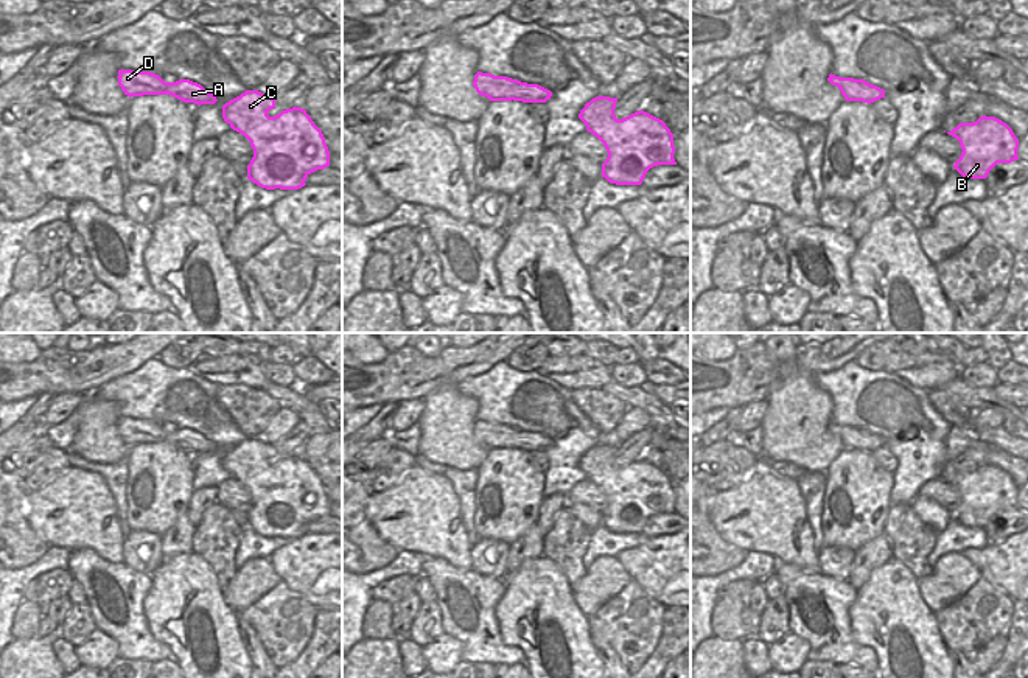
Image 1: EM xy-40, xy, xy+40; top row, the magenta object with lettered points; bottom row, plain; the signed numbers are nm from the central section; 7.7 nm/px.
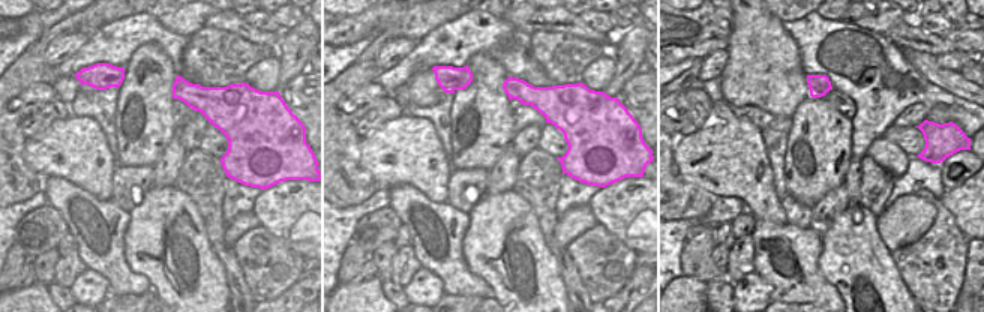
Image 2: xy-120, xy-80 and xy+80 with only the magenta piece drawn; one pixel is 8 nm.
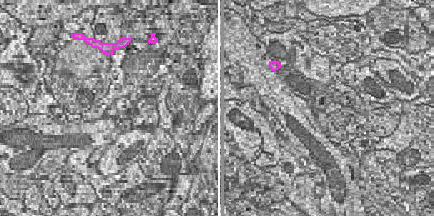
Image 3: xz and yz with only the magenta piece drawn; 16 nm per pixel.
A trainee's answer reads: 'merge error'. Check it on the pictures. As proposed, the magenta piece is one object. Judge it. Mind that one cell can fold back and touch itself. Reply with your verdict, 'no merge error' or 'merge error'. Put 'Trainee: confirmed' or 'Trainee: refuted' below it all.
no merge error
Trainee: refuted

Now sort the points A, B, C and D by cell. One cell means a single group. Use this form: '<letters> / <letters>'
A B C D

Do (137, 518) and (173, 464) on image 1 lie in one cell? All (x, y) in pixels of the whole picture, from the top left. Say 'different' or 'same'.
same

